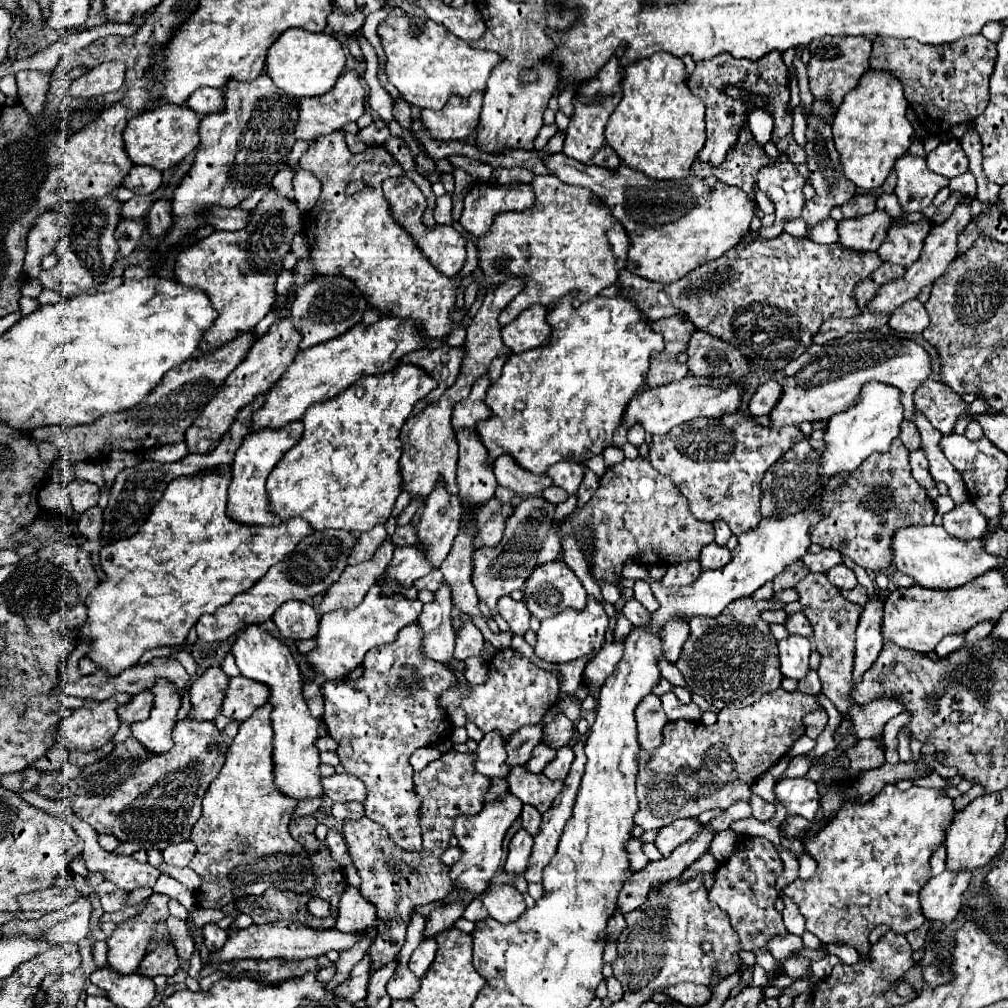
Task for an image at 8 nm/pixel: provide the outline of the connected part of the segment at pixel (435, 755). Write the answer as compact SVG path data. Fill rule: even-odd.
M421 747L421 749L417 749L413 755L411 755L411 767L415 769L415 771L421 771L421 769L425 769L431 761L435 761L435 759L439 759L443 753L437 749L437 747Z

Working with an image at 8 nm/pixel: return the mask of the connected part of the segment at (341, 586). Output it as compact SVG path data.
M387 537L371 561L361 565L349 565L347 571L341 575L341 579L325 593L321 603L321 613L343 609L343 607L355 607L357 601L365 597L369 587L377 581L381 571L391 561L393 549L395 549L395 543L391 537Z

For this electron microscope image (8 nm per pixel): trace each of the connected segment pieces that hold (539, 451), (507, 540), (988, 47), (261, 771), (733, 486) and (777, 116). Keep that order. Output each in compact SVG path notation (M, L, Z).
M569 293L569 295L565 295L557 303L557 307L553 311L549 311L549 325L553 327L551 339L543 347L537 347L533 351L525 351L525 353L519 353L519 355L511 355L507 359L507 363L503 365L501 377L487 389L487 405L491 405L493 415L487 421L477 423L477 433L479 433L483 445L489 451L489 463L493 463L499 455L509 453L523 469L527 469L531 473L547 473L547 469L551 465L559 463L559 461L575 461L575 463L581 463L581 461L587 461L587 459L591 459L595 455L601 455L603 449L613 443L613 433L621 425L621 417L625 413L625 405L629 403L629 399L633 397L633 393L637 393L639 389L647 389L645 379L649 375L651 355L663 351L663 337L659 333L655 333L649 327L647 319L641 317L641 311L639 309L633 309L633 305L629 305L629 301L625 301L621 295L617 295L617 297L601 297L601 295L597 295L597 297L589 299L589 301L583 301L579 307L573 305L575 299L577 299L577 293Z
M543 497L523 499L519 505L515 505L513 517L509 517L509 521L505 525L503 541L495 547L475 551L475 555L473 555L473 563L475 563L473 585L477 589L479 599L483 599L489 605L493 615L497 613L495 605L497 605L499 597L505 597L515 589L523 589L523 583L527 581L529 573L535 569L537 553L541 551L543 541L545 541L549 529L553 527L555 509L557 509L557 505L545 501Z
M983 35L963 37L949 45L921 45L915 39L897 41L891 37L875 37L871 53L871 69L891 71L901 79L905 97L913 105L919 121L933 133L943 135L951 125L973 121L985 111L989 99L989 75L997 59L995 43Z
M269 703L255 709L255 713L239 725L239 733L227 749L227 761L213 781L209 791L203 797L203 817L193 825L189 841L197 847L189 867L201 875L203 885L197 891L197 901L201 907L223 909L231 901L245 895L261 895L265 889L289 889L295 893L311 893L315 887L313 863L309 859L307 849L295 841L289 833L289 821L293 819L293 811L297 807L297 799L285 797L273 785L273 729L271 729L271 711Z
M741 411L673 427L673 433L667 433L663 439L653 439L649 461L653 469L677 485L695 519L707 523L723 519L733 535L741 535L755 529L761 521L759 495L763 473L791 449L801 435L799 427L767 429L755 425L749 421L749 411Z
M725 53L713 57L709 61L697 61L697 67L689 77L689 89L707 107L707 111L705 111L707 141L705 141L705 147L699 151L697 159L703 161L703 163L709 163L713 167L721 165L725 161L729 149L733 149L733 145L737 145L737 135L743 129L743 123L747 121L749 111L753 111L757 107L753 97L739 97L739 99L729 97L725 93L727 85L735 85L739 89L745 89L749 95L765 99L763 111L771 113L771 117L775 121L771 141L777 145L779 153L785 155L791 163L795 163L795 165L805 163L805 151L793 139L793 115L787 111L787 105L789 105L789 77L787 77L787 67L783 63L781 53L767 53L765 57L761 57L761 61L755 61L755 63L749 61L749 59L733 59Z

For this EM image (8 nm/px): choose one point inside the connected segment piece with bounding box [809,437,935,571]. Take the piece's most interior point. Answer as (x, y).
(860, 511)

